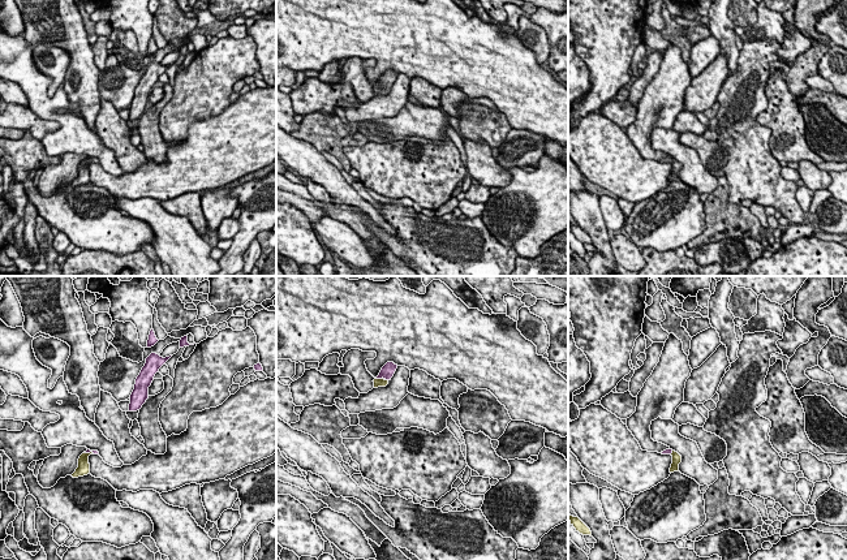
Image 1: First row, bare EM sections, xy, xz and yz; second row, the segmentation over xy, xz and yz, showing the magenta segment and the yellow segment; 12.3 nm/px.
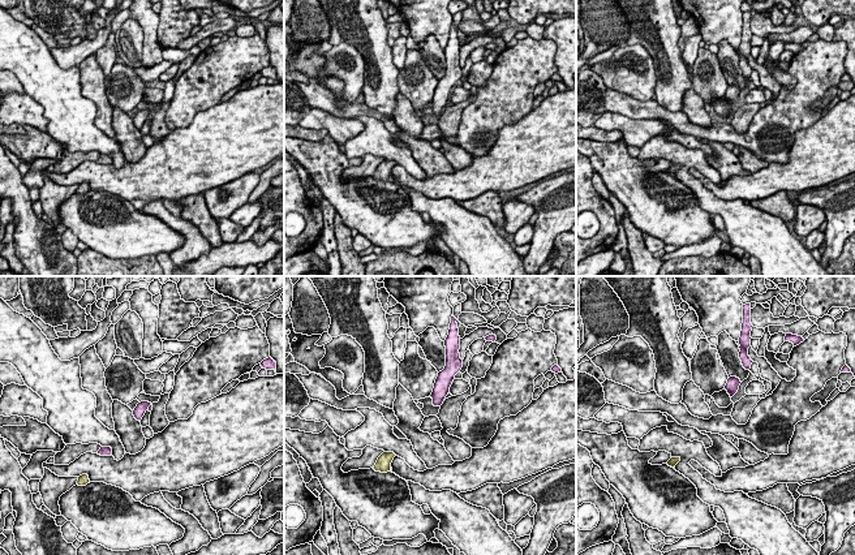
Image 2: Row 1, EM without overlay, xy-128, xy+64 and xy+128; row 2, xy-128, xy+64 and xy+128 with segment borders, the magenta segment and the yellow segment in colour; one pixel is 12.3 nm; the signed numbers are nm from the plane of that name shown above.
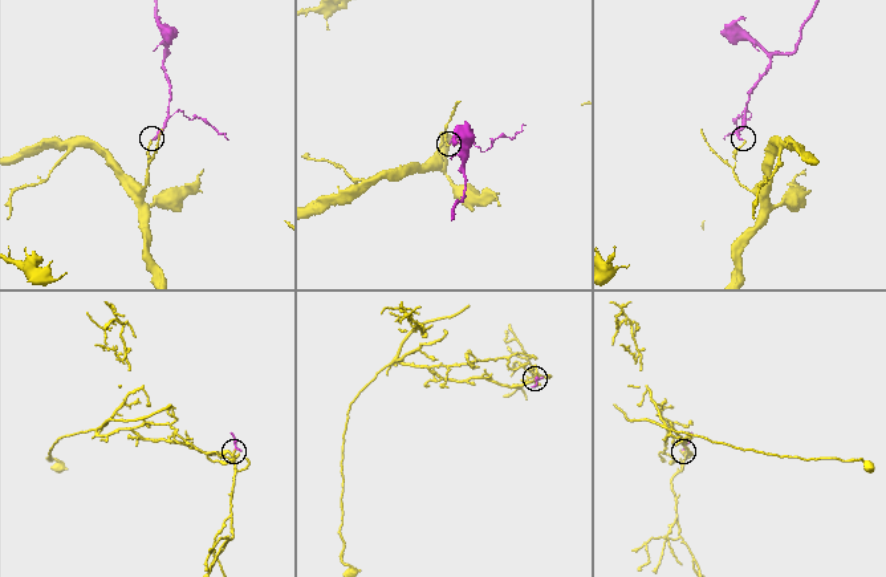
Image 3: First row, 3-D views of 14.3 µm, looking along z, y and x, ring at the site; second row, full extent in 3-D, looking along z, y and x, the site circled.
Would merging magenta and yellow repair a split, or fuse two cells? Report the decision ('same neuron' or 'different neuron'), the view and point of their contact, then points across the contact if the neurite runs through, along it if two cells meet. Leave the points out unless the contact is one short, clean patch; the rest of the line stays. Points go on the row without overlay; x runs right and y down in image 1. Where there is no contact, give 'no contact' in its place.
same neuron | xz (378, 86) | across xz (387, 80), (378, 86), (377, 90)

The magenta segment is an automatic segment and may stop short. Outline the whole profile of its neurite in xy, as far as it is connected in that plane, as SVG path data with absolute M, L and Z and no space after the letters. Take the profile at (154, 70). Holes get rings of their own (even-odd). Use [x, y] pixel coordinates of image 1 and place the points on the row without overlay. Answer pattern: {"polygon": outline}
{"polygon": "M151 61L146 66L146 72L142 76L139 83L136 87L134 98L130 103L130 112L128 120L137 120L142 116L142 113L149 107L149 95L151 94L154 85L159 81L159 77L165 73L165 70L171 66L169 65L160 65L156 61Z"}

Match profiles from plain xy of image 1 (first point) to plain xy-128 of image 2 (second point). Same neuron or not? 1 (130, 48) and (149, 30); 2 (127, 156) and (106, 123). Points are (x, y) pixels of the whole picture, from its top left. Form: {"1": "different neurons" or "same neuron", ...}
{"1": "different neurons", "2": "different neurons"}

